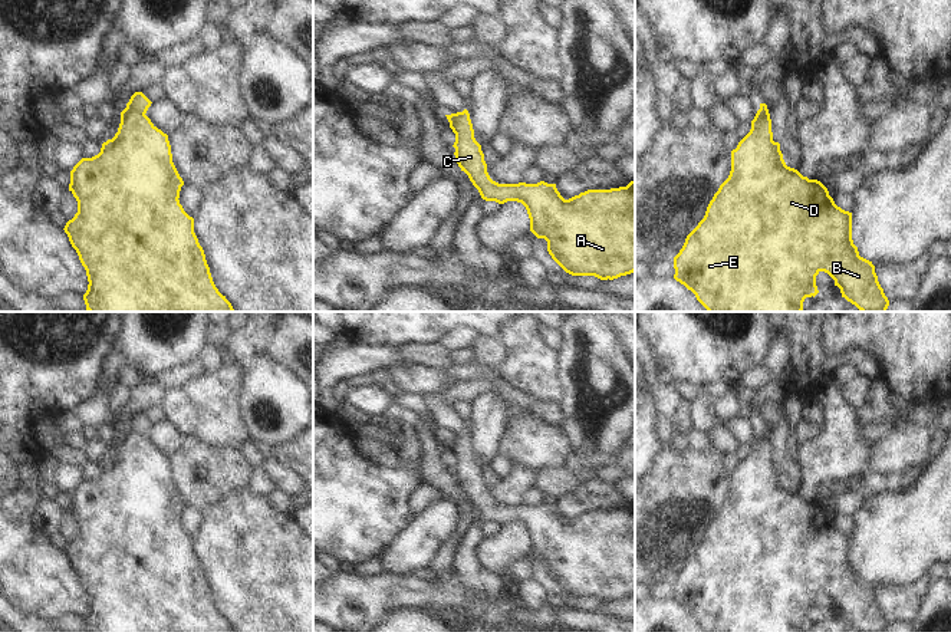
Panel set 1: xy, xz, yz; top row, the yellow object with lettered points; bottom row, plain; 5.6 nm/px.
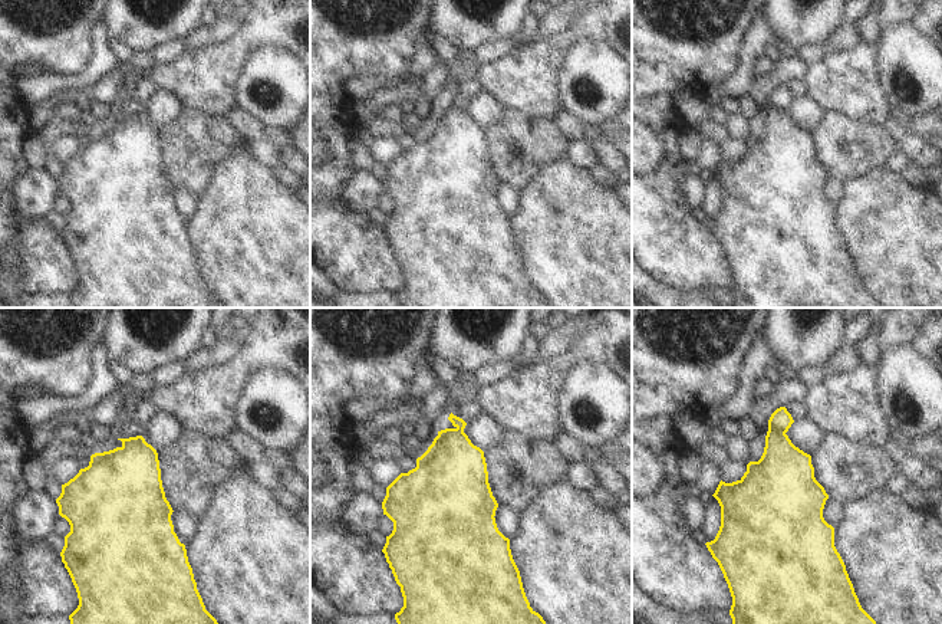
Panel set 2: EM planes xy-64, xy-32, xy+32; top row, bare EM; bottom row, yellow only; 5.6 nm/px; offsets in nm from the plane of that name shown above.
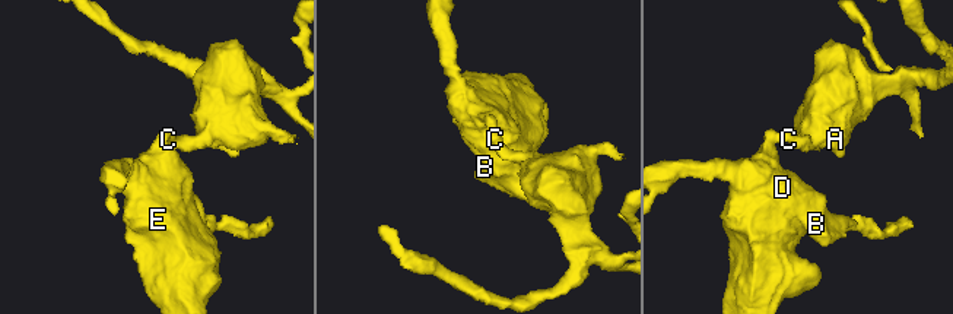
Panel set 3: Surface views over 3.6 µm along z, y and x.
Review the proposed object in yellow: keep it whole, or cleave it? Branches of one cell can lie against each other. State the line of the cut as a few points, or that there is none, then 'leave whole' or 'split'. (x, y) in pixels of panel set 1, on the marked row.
cut in xy along (127, 107), (144, 114); split

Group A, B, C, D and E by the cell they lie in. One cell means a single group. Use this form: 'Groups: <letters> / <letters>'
Groups: A C / B D E.

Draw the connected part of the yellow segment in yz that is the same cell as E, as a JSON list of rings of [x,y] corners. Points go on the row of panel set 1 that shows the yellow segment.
[[[769,109],[757,111],[750,132],[731,151],[731,171],[710,201],[704,218],[687,236],[674,257],[674,279],[691,290],[708,312],[802,312],[806,297],[819,290],[816,276],[827,273],[842,297],[860,312],[886,312],[883,293],[872,261],[859,256],[852,240],[852,213],[842,210],[817,180],[786,165],[780,144],[773,141]]]

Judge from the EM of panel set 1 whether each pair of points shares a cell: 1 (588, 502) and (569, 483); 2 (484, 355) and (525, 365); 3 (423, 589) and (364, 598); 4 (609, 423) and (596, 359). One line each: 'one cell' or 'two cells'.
1: two cells
2: two cells
3: one cell
4: one cell

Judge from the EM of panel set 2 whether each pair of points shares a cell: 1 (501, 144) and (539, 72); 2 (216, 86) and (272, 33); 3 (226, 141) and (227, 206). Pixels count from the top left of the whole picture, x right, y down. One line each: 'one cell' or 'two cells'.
1: two cells
2: one cell
3: two cells

